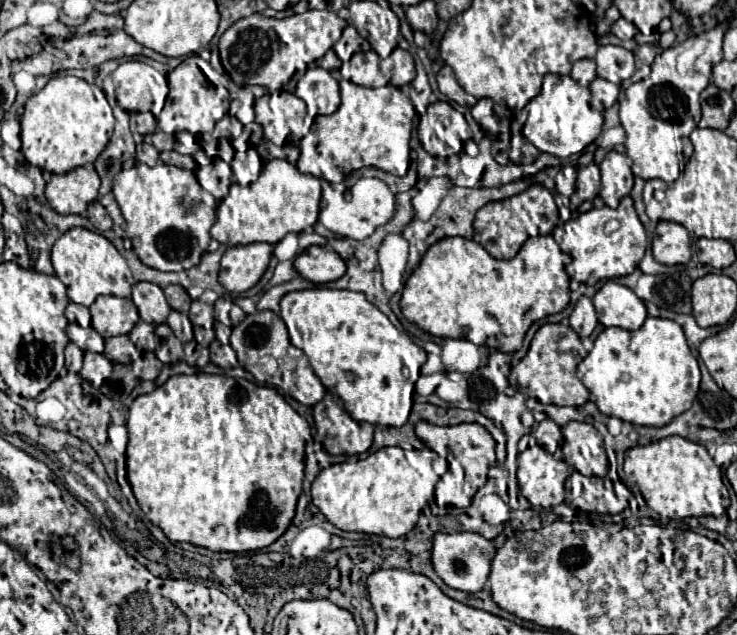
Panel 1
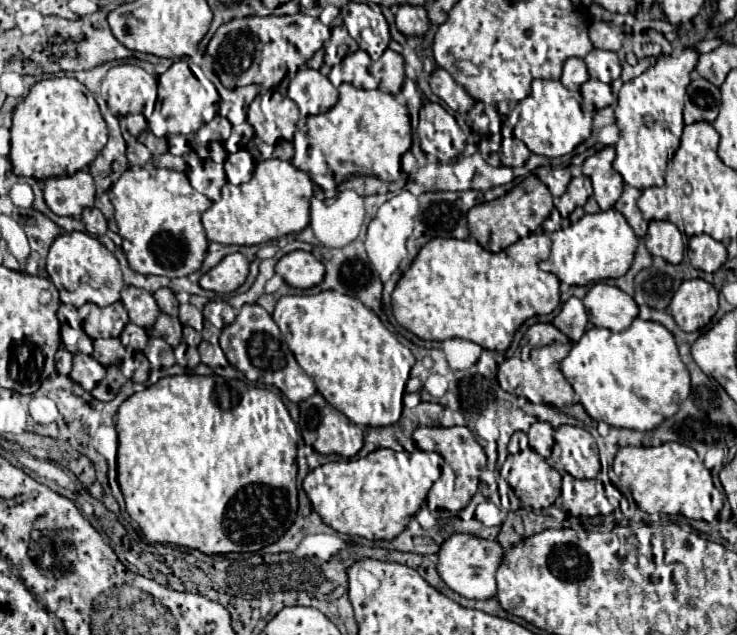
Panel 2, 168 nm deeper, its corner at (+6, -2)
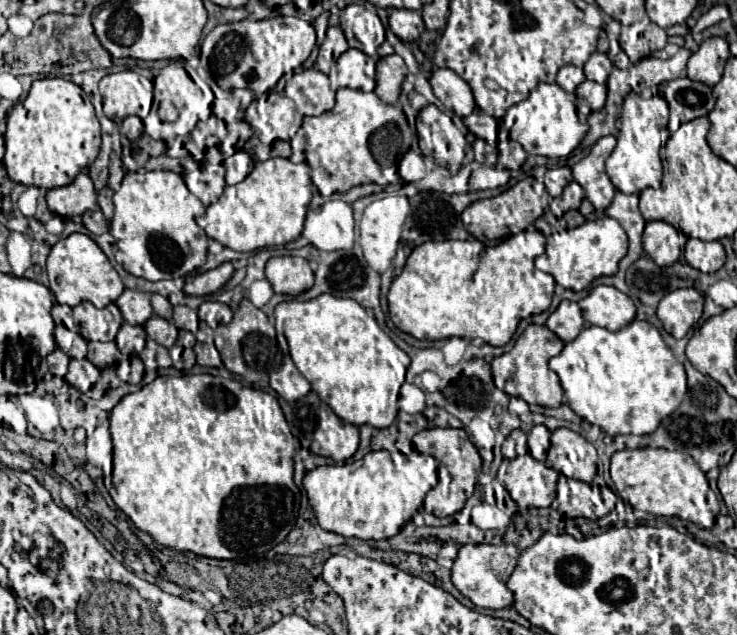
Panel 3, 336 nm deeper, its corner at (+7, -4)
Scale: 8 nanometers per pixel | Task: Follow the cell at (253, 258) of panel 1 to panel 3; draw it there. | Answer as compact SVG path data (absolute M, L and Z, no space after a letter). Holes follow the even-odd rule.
M224 262L214 270L206 270L202 274L194 274L194 276L186 276L184 292L190 296L214 294L214 292L224 288L224 284L232 278L232 274L234 274L234 266L230 262Z

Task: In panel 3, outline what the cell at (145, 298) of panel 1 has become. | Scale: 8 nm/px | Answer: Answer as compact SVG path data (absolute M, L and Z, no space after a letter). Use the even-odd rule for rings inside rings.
M124 290L120 298L116 300L124 320L128 324L146 324L146 320L152 316L152 306L150 306L150 294L138 292L138 290Z

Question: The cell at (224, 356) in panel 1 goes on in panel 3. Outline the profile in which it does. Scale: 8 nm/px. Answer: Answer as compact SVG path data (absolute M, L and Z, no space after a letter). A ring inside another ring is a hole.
M196 342L194 352L196 352L196 358L198 358L198 364L202 364L202 366L216 366L216 368L222 368L222 360L220 360L220 354L216 352L216 348L210 348L208 344Z

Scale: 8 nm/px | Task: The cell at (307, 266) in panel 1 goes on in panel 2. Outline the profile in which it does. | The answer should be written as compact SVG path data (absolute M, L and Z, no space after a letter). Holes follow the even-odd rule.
M289 252L285 254L277 266L275 272L293 288L299 290L307 290L317 286L323 280L325 274L325 266L311 254L311 252Z

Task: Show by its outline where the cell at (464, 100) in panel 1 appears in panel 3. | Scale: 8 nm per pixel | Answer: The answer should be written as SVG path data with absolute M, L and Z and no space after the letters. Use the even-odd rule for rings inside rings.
M438 68L432 74L430 84L432 84L432 90L434 90L436 98L448 110L452 110L456 116L464 118L474 110L476 102L474 102L472 90L456 72L452 72L448 68Z

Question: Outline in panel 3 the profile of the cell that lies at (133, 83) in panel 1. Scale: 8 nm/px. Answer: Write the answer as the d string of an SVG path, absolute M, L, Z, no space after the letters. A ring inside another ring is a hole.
M134 70L108 74L100 80L103 111L110 120L120 122L126 116L146 118L153 102L153 83Z

